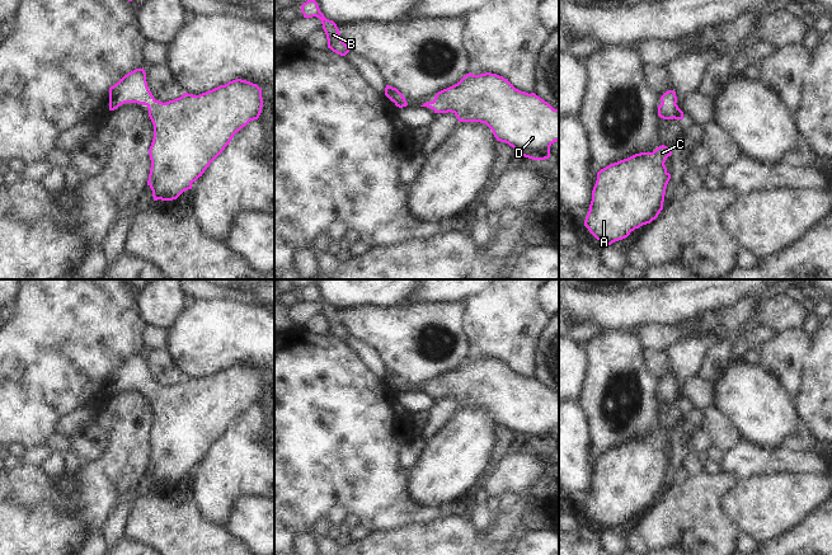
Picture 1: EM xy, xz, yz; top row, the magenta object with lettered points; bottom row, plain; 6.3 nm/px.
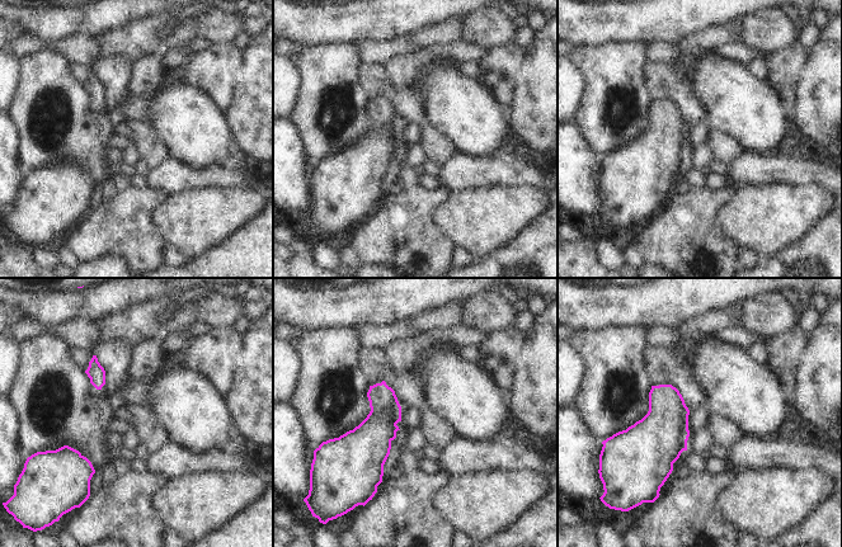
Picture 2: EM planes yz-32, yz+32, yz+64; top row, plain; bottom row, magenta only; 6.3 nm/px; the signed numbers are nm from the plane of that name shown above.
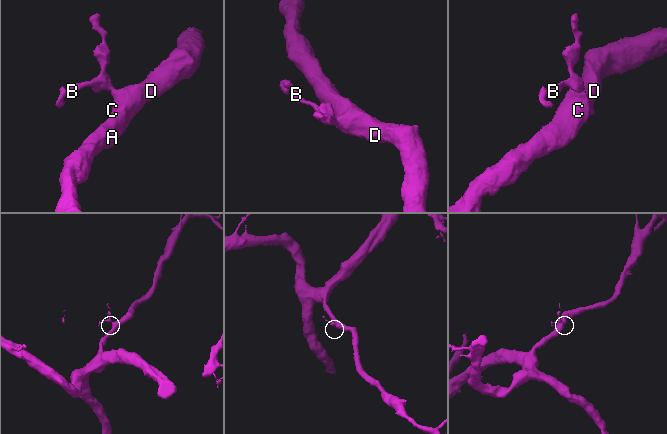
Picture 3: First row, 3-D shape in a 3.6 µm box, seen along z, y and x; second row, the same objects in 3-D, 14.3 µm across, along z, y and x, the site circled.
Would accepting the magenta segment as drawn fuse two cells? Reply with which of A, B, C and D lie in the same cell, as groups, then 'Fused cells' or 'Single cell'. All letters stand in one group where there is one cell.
Groups: A B C D. Single cell.

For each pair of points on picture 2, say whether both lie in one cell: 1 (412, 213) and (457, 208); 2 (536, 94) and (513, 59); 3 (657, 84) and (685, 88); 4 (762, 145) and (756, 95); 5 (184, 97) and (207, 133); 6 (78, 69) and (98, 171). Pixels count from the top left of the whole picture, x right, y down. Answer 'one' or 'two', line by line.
1: two
2: two
3: one
4: one
5: one
6: two

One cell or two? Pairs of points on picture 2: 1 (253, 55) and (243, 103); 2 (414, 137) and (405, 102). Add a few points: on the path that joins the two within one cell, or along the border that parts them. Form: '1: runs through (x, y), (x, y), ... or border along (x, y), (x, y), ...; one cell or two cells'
1: runs through (253, 66), (253, 92); one cell
2: border along (401, 123), (415, 122), (419, 126); two cells

